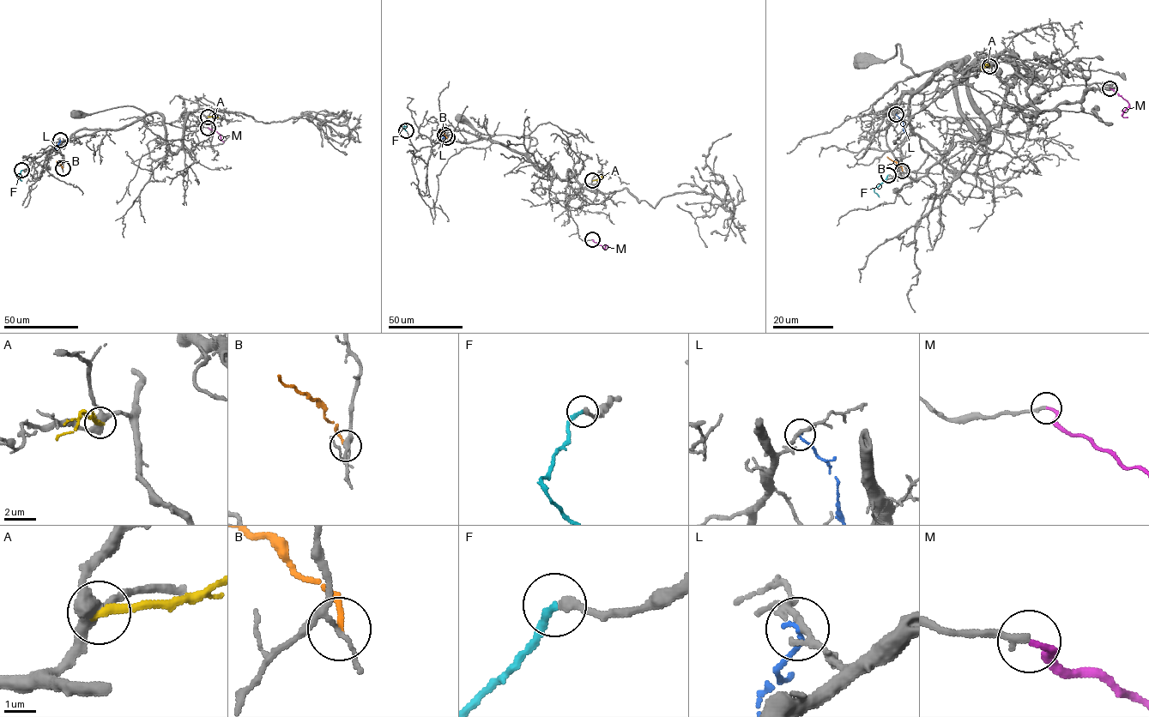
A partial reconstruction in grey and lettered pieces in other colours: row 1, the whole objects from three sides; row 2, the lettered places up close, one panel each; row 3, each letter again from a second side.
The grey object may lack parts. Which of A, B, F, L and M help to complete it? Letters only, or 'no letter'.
F, M

